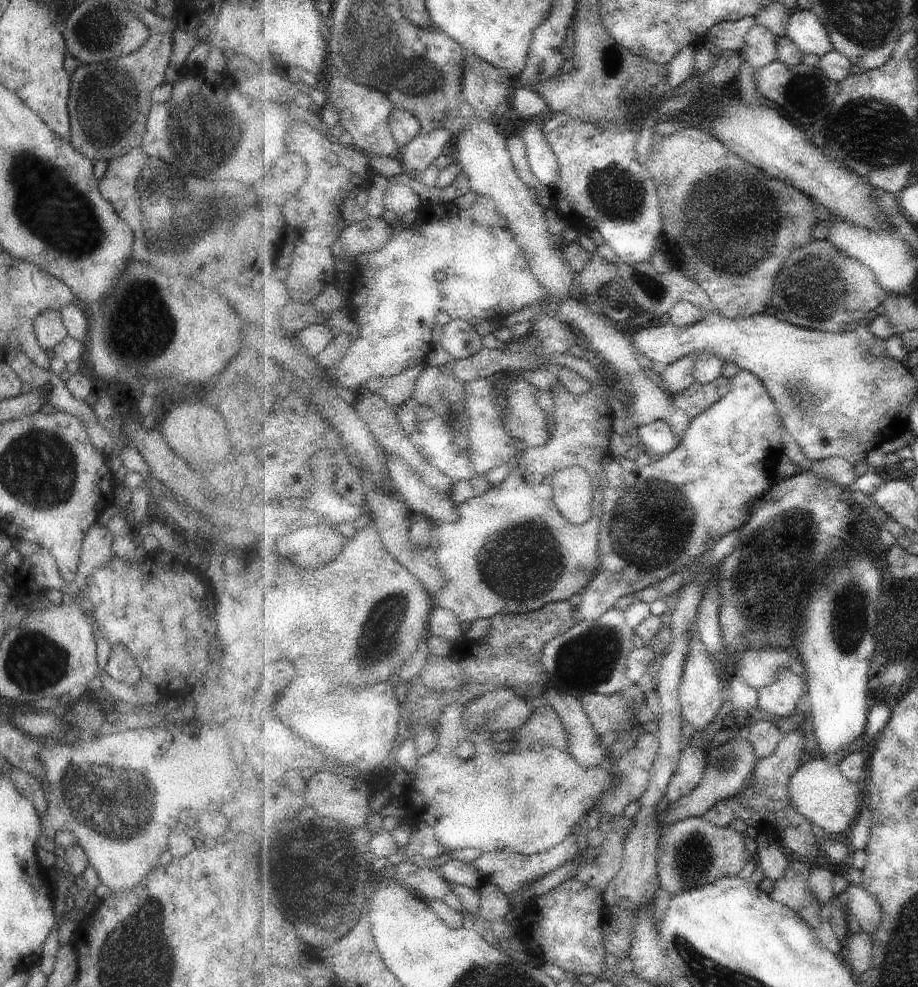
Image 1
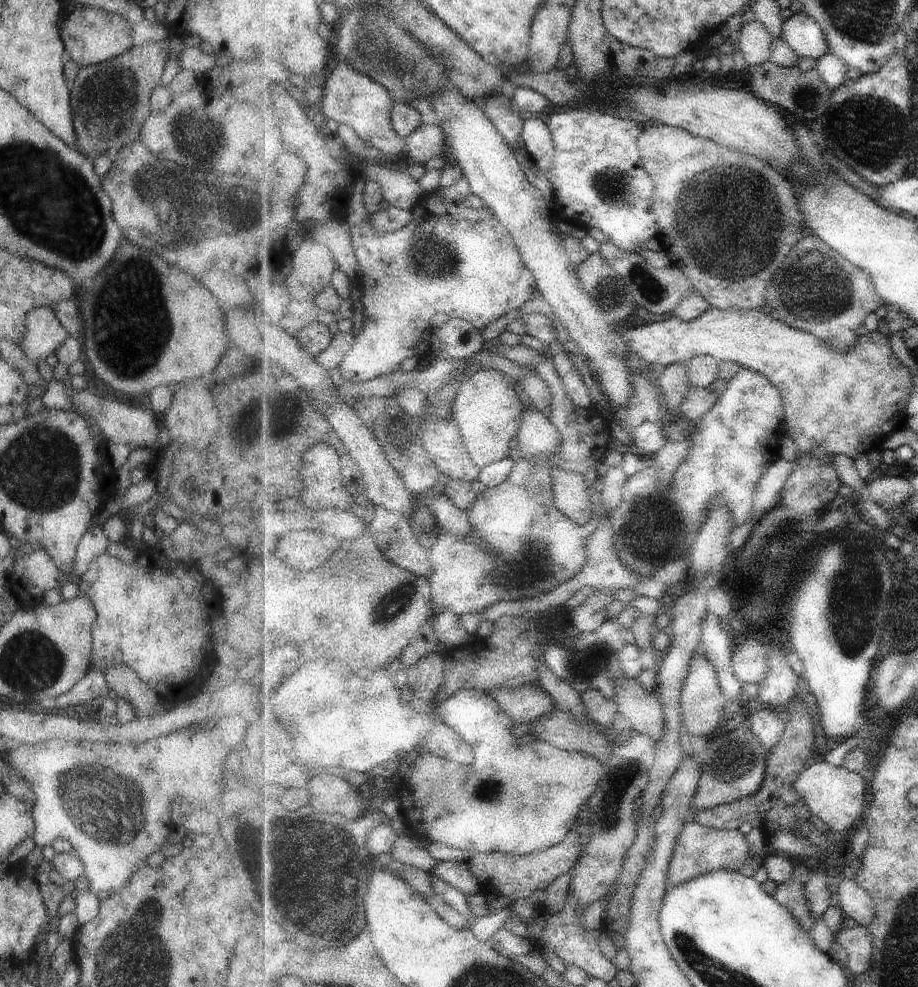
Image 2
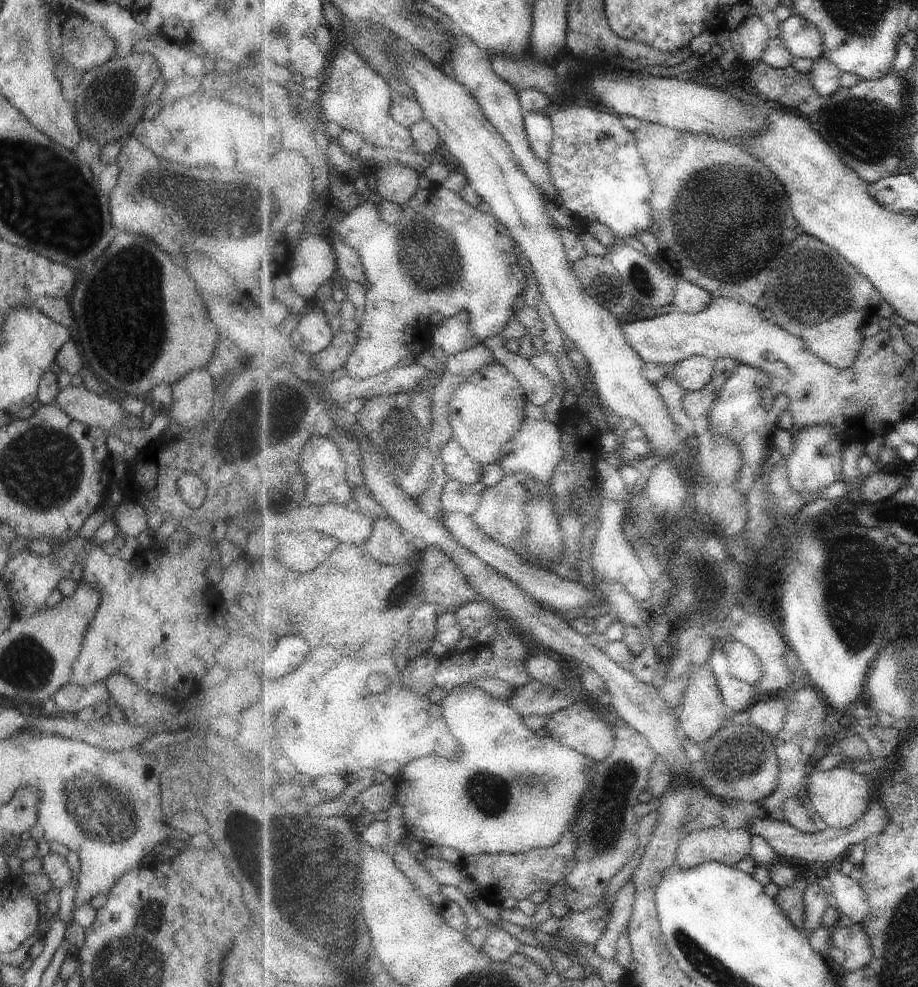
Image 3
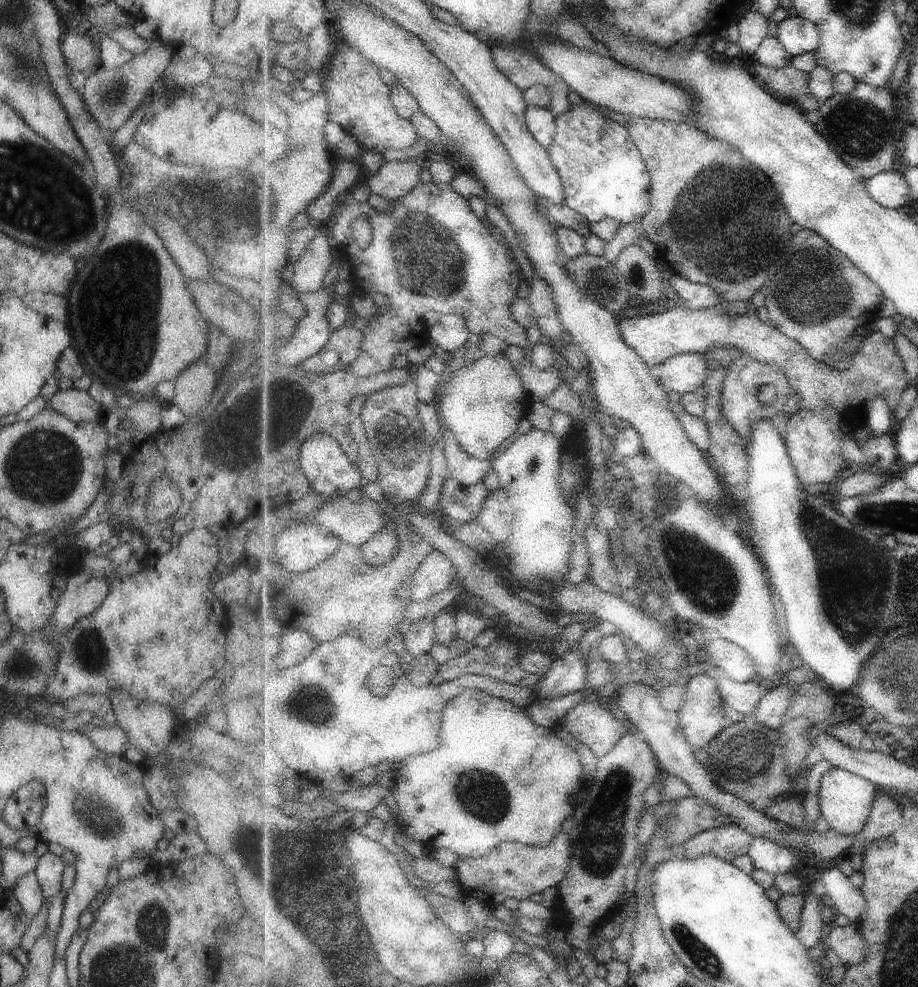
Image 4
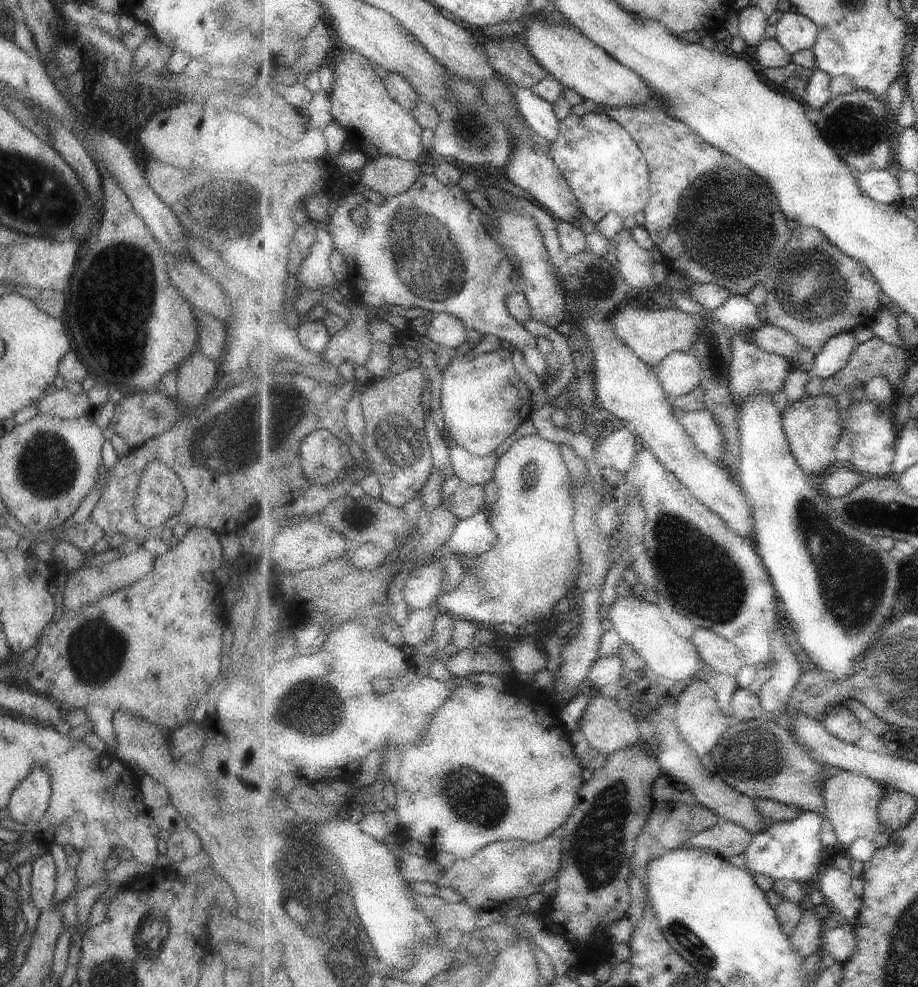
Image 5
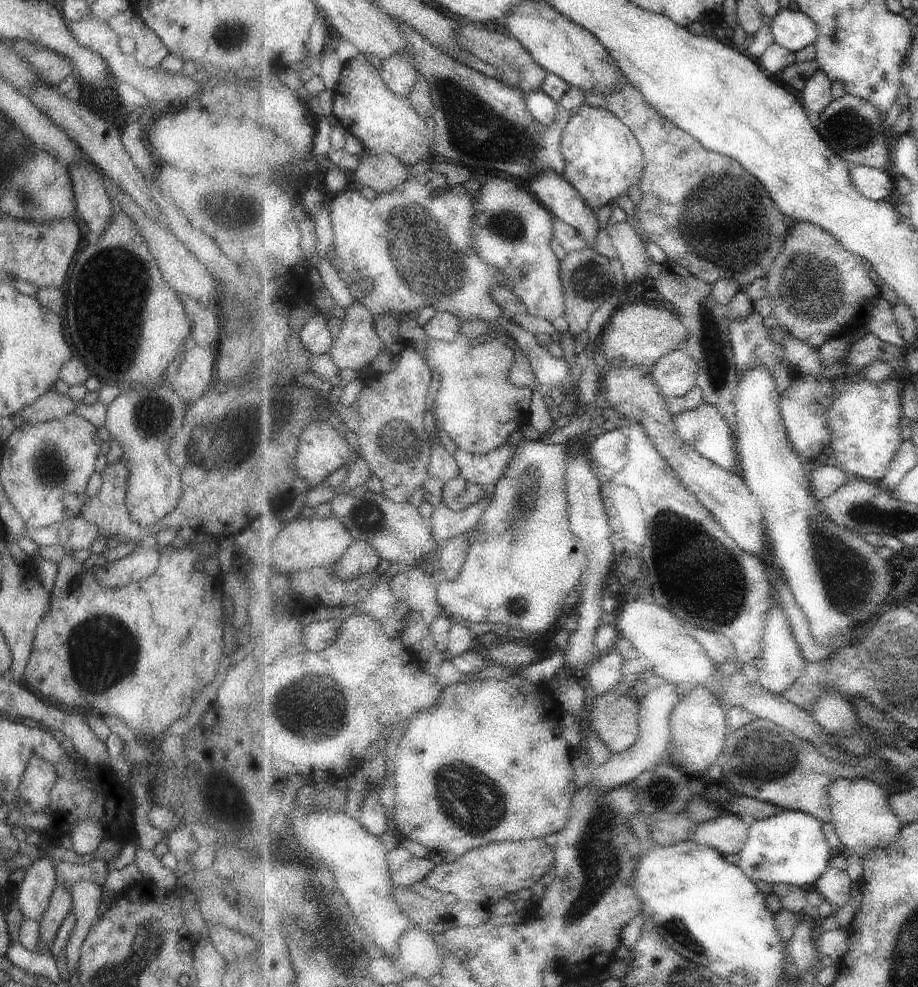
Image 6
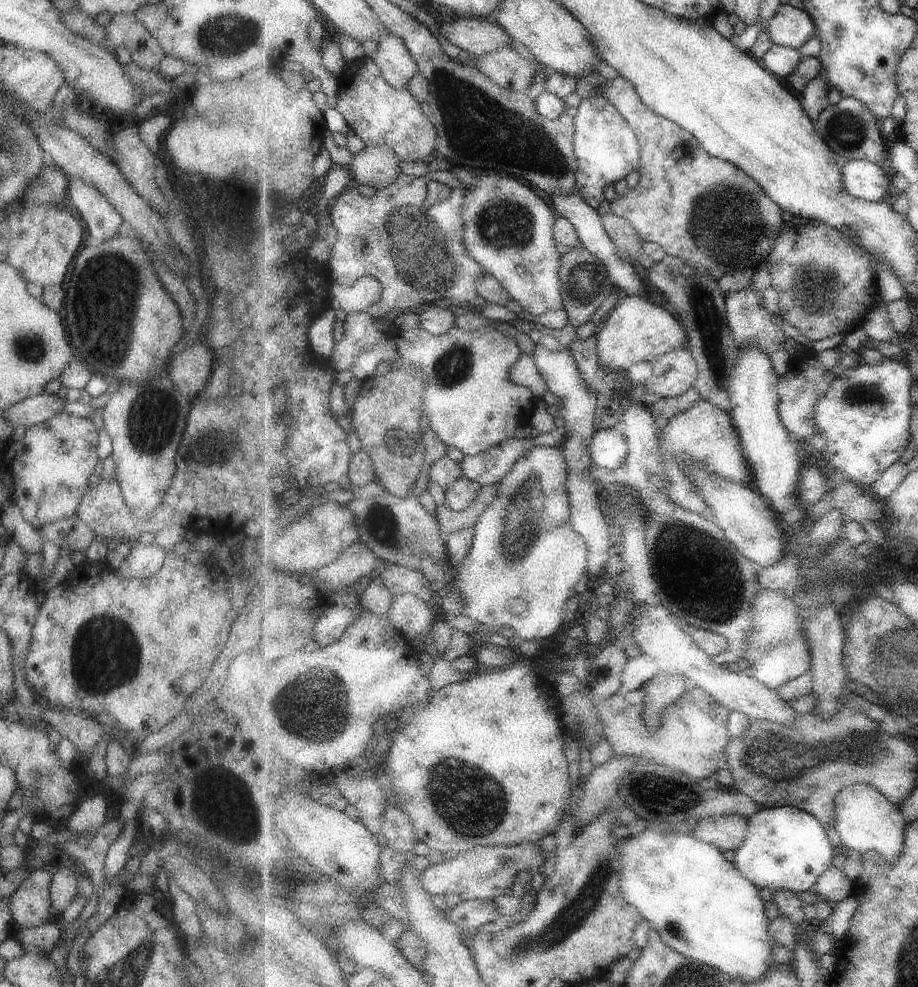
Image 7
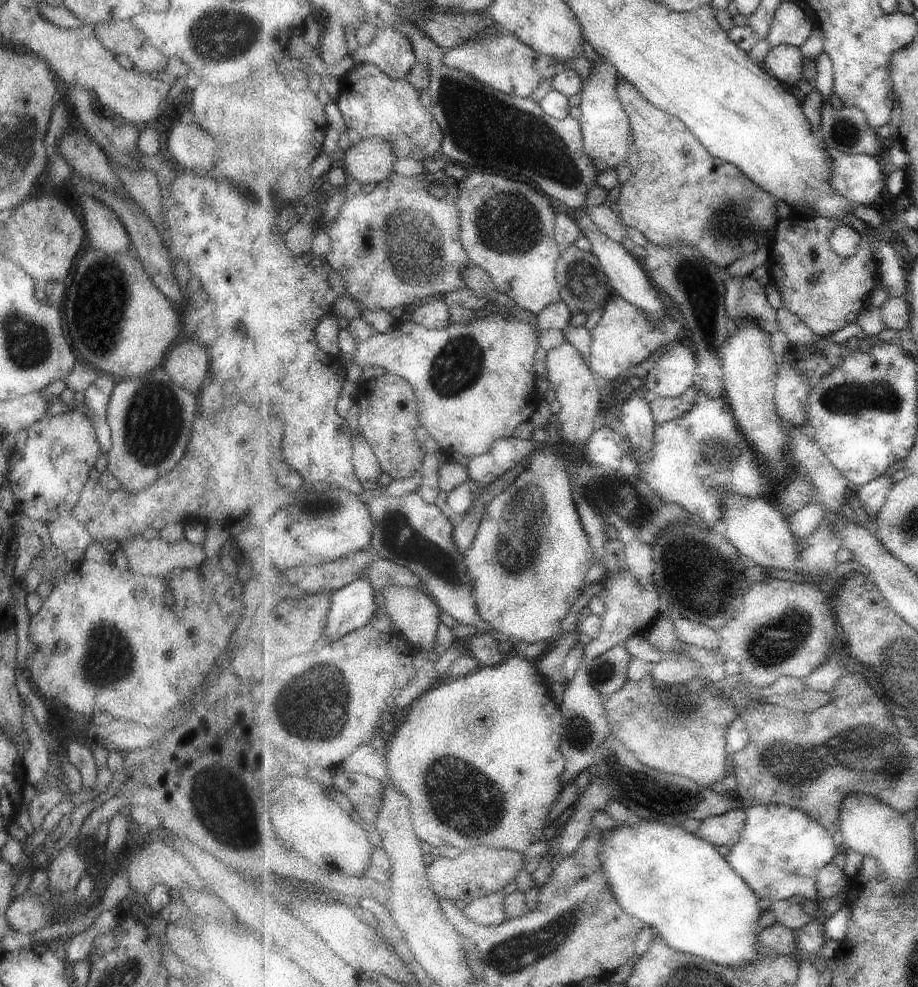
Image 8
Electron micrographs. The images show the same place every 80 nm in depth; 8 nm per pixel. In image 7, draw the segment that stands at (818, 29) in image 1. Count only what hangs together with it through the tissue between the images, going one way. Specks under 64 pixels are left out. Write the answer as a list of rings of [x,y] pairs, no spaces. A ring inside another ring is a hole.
[[[797,3],[781,5],[780,10],[769,24],[767,34],[774,45],[787,46],[800,50],[817,31],[816,22]]]

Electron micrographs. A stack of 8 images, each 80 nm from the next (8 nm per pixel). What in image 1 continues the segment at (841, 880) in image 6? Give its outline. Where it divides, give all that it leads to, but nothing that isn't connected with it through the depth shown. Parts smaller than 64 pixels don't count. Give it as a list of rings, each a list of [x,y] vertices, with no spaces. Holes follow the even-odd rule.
[[[847,886],[848,900],[845,904],[847,914],[853,914],[861,927],[861,932],[875,934],[883,922],[884,908],[880,900],[862,886]]]

